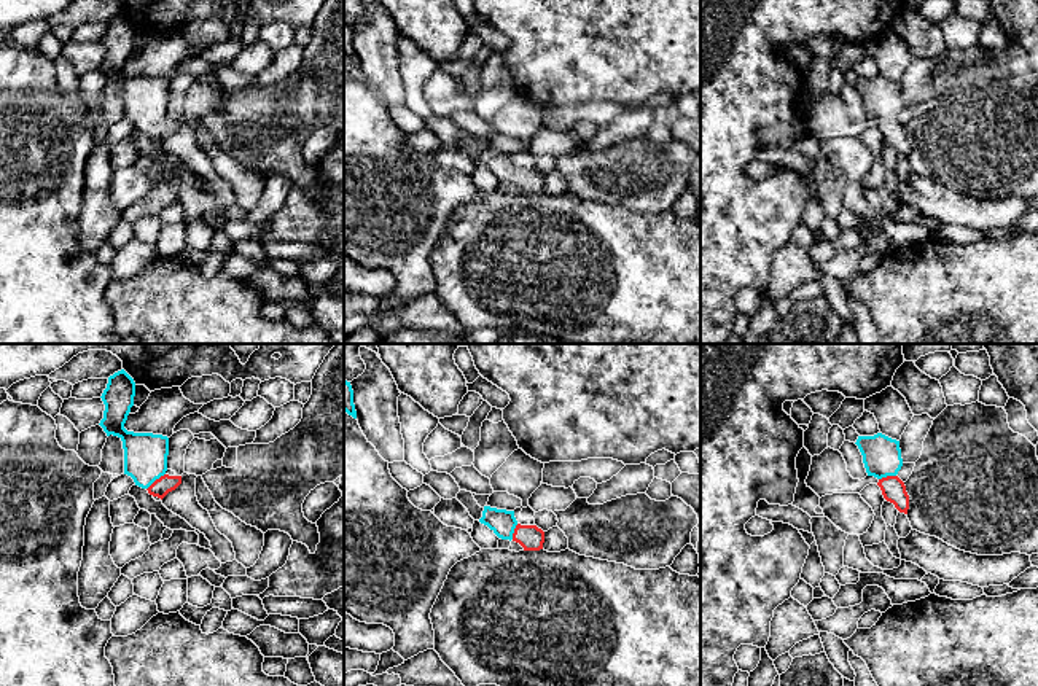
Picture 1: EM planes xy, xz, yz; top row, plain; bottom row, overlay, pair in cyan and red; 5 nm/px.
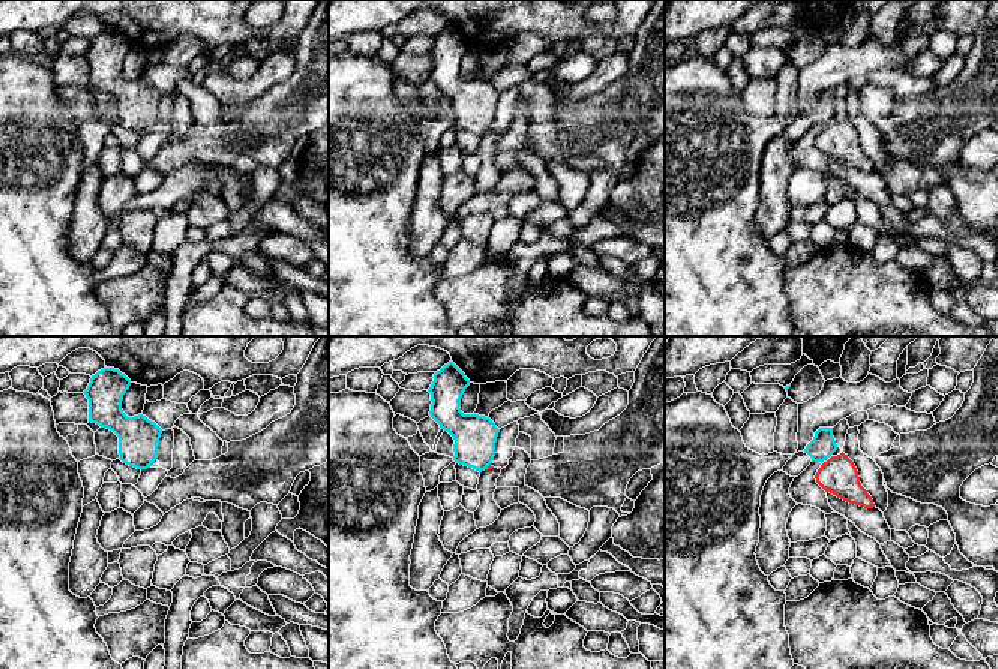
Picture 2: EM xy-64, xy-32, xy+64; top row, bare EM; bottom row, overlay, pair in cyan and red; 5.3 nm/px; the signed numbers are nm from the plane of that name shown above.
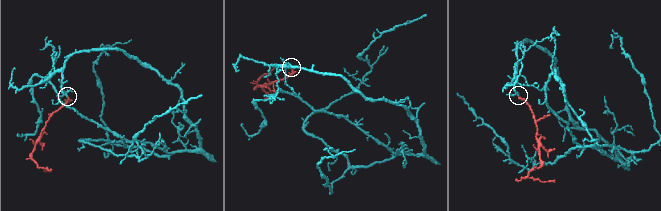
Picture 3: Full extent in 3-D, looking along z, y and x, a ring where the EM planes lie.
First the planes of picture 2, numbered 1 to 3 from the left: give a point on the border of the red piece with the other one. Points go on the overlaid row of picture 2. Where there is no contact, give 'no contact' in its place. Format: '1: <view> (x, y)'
1: no contact
2: xy-32 (488, 465)
3: no contact

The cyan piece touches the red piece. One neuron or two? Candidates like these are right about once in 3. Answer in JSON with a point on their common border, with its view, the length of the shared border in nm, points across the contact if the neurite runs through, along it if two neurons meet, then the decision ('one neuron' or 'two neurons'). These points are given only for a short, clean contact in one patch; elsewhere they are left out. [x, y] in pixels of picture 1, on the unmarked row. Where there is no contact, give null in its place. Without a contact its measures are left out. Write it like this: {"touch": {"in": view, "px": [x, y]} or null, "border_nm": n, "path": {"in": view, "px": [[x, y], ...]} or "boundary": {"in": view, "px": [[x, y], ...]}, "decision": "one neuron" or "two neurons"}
{"touch": {"in": "xy", "px": [155, 123]}, "border_nm": 130, "path": {"in": "xy", "px": [[145, 99], [147, 112], [155, 123], [164, 128]]}, "decision": "one neuron"}

